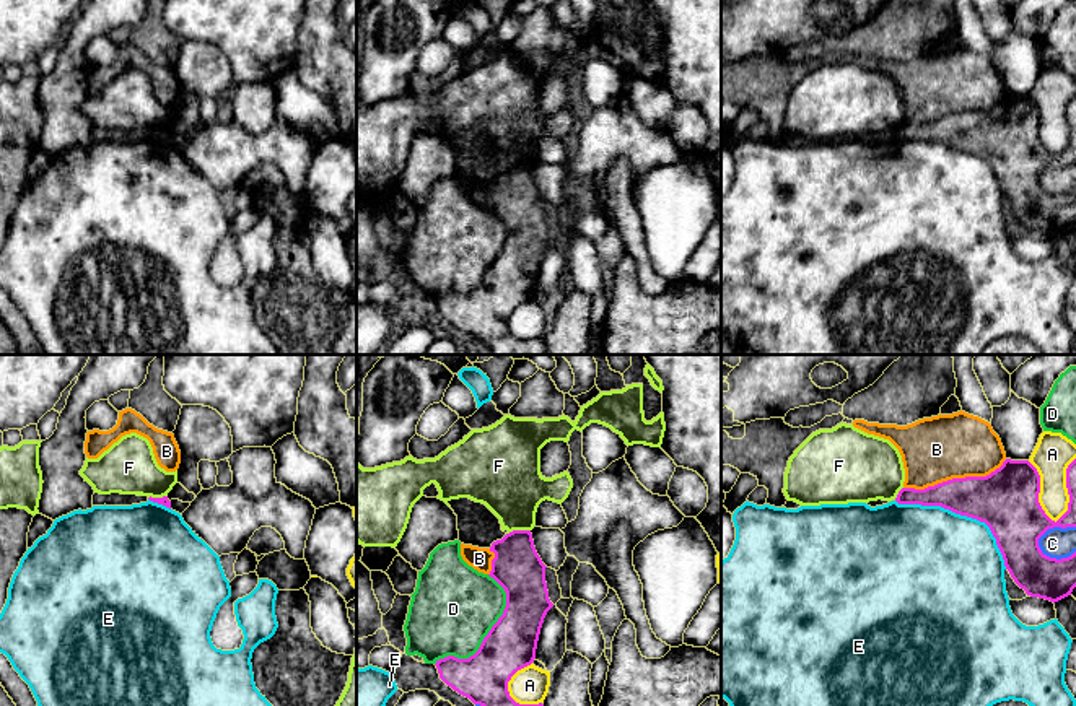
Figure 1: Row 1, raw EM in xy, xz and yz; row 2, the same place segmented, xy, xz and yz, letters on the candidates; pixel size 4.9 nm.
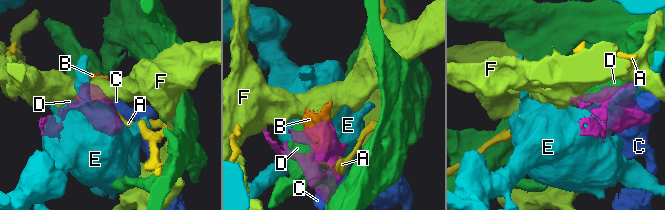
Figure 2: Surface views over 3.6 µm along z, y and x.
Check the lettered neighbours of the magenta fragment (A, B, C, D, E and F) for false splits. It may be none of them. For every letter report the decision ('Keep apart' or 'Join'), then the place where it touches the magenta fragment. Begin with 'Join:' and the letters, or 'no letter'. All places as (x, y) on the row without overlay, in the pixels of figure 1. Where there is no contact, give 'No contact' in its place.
Join: no letter
A: Keep apart. Touches magenta at yz (1039, 127)
B: Keep apart. Touches magenta at yz (954, 114)
C: Keep apart. Touches magenta at yz (1050, 163)
D: Keep apart. Touches magenta at xz (487, 270)
E: Keep apart. Touches magenta at yz (962, 150)
F: Keep apart. Touches magenta at xz (518, 166)

